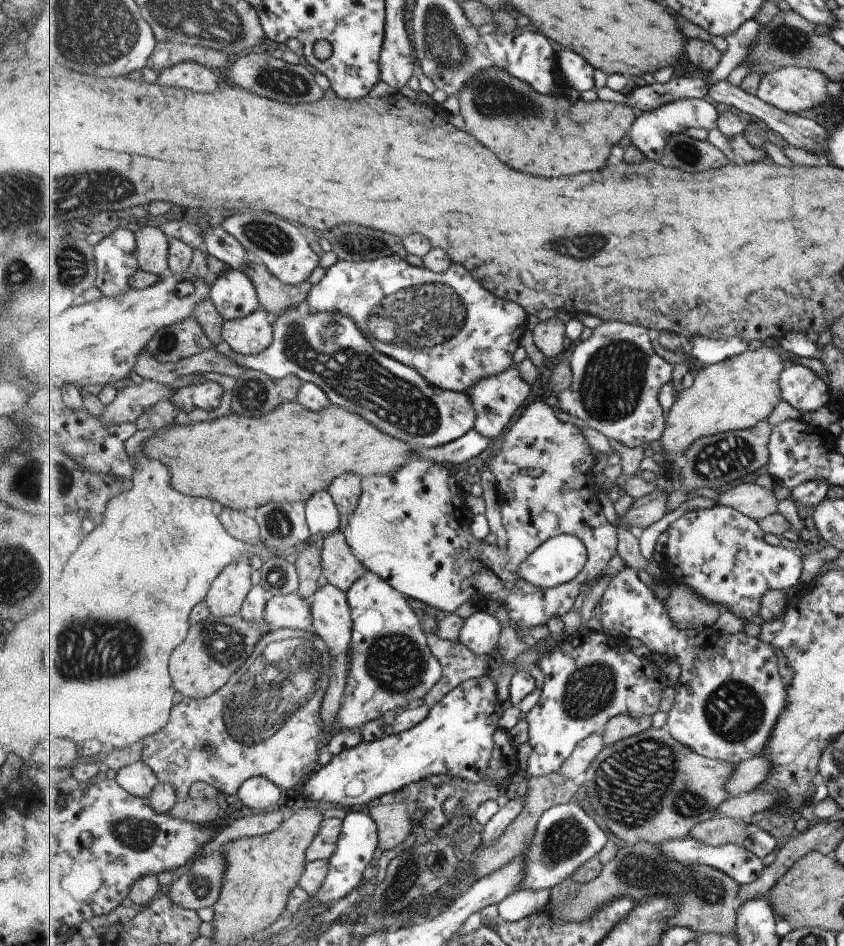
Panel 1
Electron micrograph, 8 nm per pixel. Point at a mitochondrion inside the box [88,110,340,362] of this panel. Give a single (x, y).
(267, 236)

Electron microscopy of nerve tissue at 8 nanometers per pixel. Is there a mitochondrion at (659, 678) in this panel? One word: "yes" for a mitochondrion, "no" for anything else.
no

